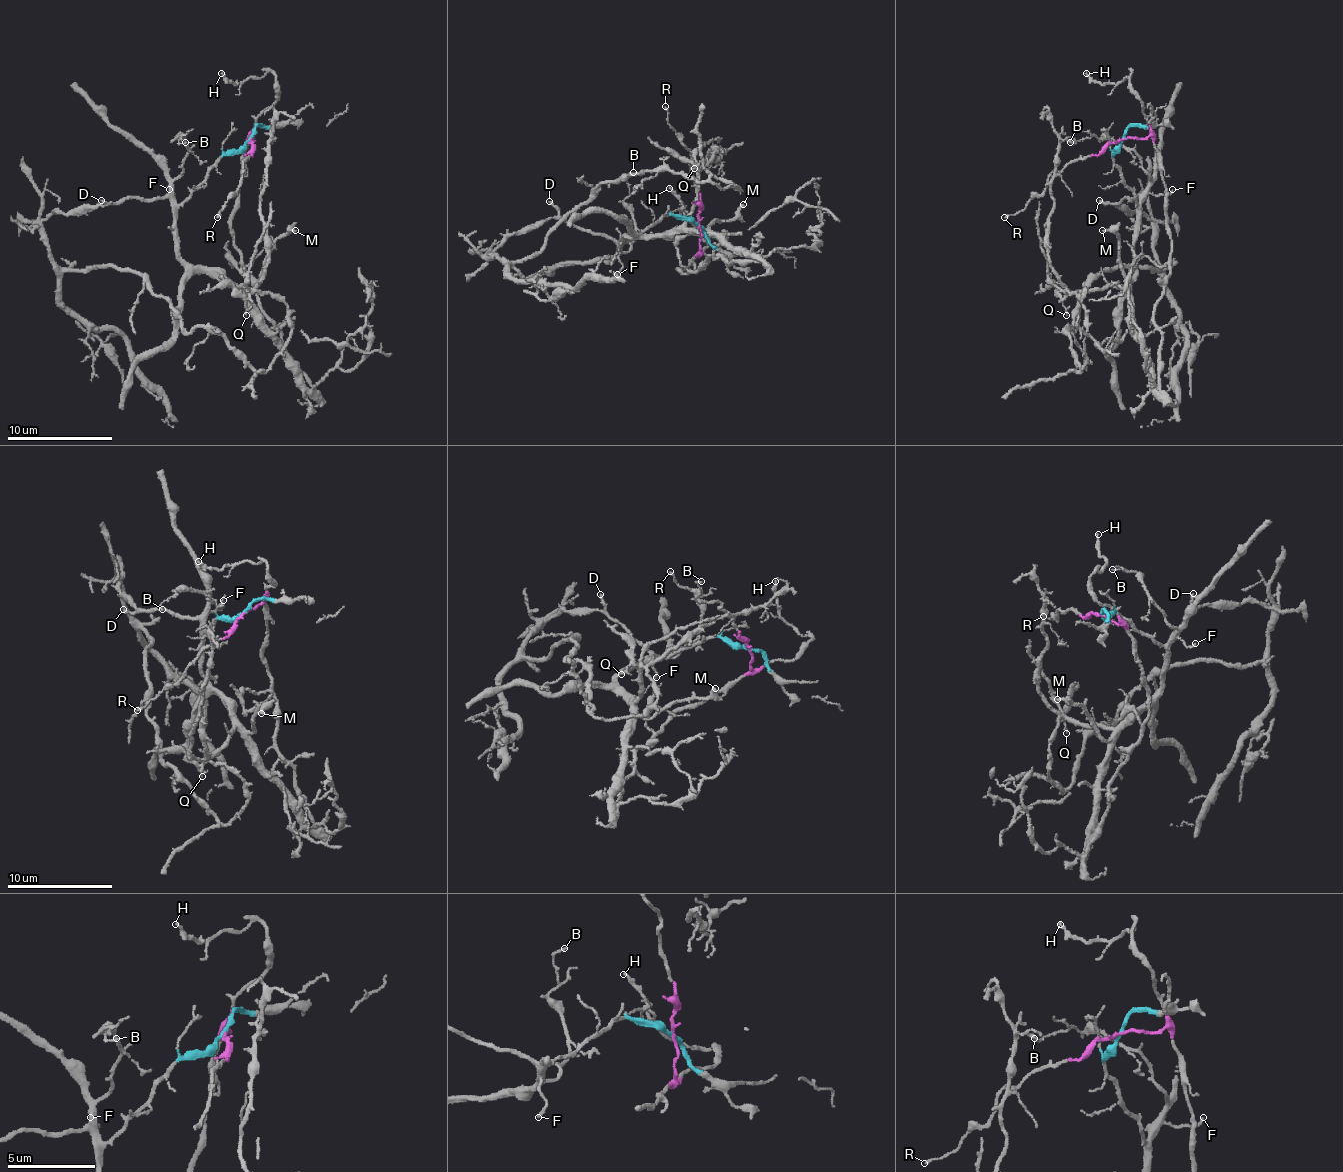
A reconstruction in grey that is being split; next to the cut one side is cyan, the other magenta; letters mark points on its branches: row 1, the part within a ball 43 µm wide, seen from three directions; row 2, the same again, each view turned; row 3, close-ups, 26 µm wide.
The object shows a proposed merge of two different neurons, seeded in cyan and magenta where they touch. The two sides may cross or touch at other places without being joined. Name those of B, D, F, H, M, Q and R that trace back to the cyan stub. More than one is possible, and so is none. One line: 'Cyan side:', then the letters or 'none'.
Cyan side: B, D, F, M, Q

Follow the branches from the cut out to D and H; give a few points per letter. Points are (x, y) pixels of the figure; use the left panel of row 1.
D: (249, 139), (217, 162), (178, 205), (167, 197), (130, 197), (117, 202), (101, 199)
H: (249, 139), (252, 139), (254, 120), (276, 99), (276, 78), (265, 73), (231, 83), (220, 73)

